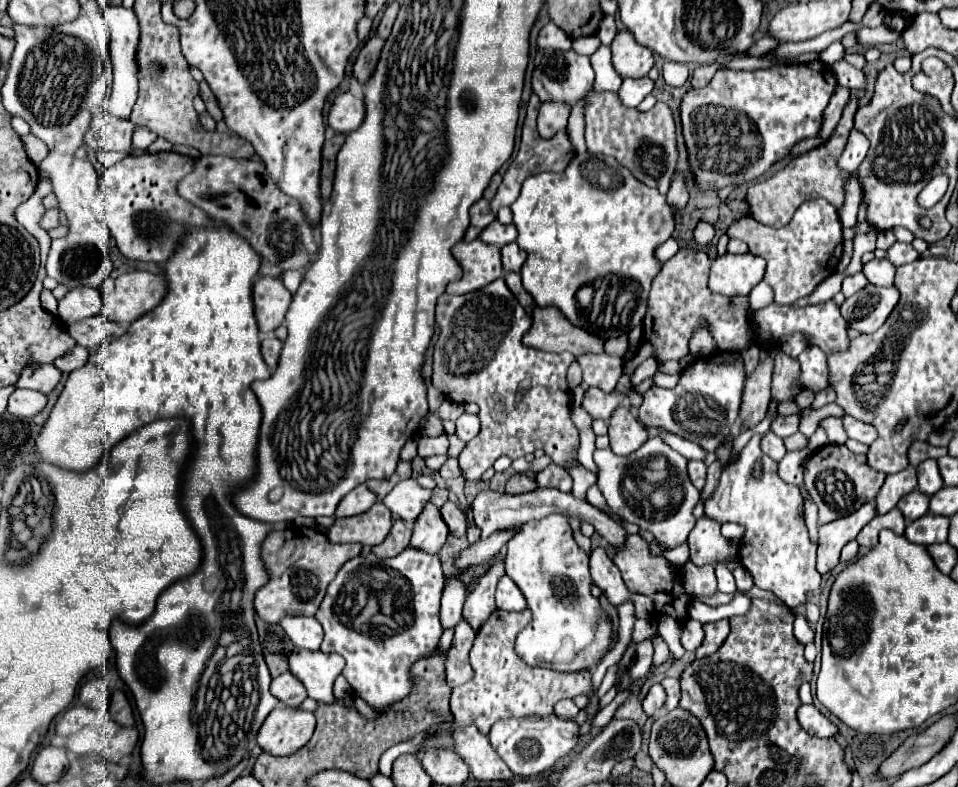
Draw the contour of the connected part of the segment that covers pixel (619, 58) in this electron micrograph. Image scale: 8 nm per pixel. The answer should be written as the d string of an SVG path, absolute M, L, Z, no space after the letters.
M617 32L613 44L613 66L623 78L643 78L653 68L653 52L637 44L631 32Z

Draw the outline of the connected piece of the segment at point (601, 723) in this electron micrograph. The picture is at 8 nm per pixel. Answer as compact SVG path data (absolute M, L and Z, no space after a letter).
M622 690L617 693L617 696L613 699L613 701L594 716L592 720L592 727L605 727L612 720L615 710L617 710L617 708L627 699L628 695L629 690Z

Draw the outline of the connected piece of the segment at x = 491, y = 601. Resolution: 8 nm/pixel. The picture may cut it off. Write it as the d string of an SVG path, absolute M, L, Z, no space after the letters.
M497 560L495 564L491 564L489 572L479 580L479 584L475 586L475 590L471 594L467 594L467 600L465 600L465 606L463 606L463 618L469 622L469 626L475 632L481 628L481 624L485 624L485 620L497 608L493 594L495 594L497 580L503 574L505 574L503 562Z

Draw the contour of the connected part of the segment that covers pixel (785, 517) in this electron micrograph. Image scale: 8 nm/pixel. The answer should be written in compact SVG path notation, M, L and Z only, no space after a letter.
M753 436L749 444L741 450L741 454L725 464L721 478L717 482L717 488L713 492L713 498L705 502L705 514L709 518L715 518L717 522L735 522L745 526L745 534L739 544L739 560L741 564L753 574L755 586L773 592L779 596L789 608L795 608L807 600L807 594L819 588L821 574L815 568L815 542L811 542L805 520L801 516L803 512L803 498L799 492L799 486L787 484L777 476L777 462L769 456L765 456L759 448L761 436Z

